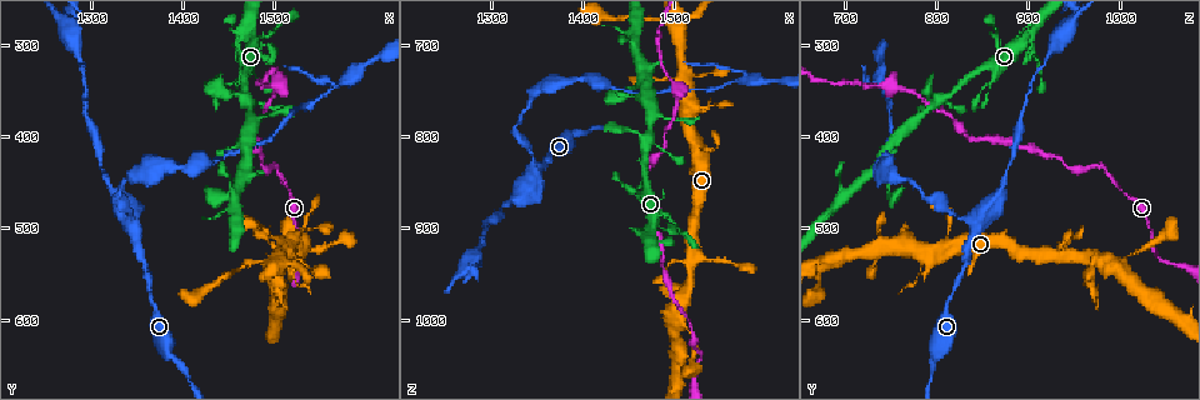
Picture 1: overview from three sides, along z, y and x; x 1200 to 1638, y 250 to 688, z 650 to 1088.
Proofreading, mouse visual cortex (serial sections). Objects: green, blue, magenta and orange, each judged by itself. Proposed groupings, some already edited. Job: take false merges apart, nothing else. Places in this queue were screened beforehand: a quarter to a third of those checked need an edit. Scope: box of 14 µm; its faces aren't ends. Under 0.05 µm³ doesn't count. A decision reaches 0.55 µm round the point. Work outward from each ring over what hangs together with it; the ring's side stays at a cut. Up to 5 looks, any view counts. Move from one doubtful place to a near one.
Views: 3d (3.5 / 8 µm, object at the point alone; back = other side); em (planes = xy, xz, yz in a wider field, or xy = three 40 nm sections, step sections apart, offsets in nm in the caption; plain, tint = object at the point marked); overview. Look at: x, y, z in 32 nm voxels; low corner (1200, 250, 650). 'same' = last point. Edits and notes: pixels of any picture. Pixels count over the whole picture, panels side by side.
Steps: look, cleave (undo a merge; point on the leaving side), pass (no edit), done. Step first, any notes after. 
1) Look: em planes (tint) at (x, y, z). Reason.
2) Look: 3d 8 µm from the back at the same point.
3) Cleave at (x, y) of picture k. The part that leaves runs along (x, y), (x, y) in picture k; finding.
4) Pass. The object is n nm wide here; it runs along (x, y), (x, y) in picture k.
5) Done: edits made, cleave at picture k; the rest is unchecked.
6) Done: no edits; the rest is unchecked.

Look: 3d 3.5 µm at (1465, 290, 905). Three arms meet.

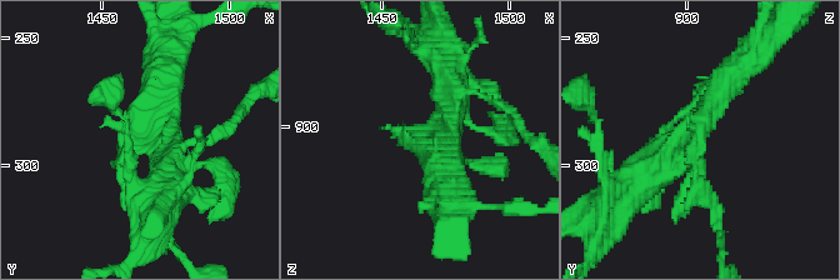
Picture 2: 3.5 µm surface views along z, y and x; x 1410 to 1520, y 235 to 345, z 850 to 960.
Look: em planes (plain) at (1465, 292, 904). Now the EM.

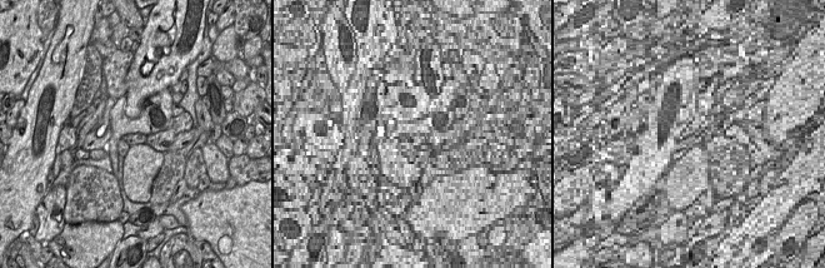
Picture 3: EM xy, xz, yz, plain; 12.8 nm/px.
Look: em planes (tint) at the same point.

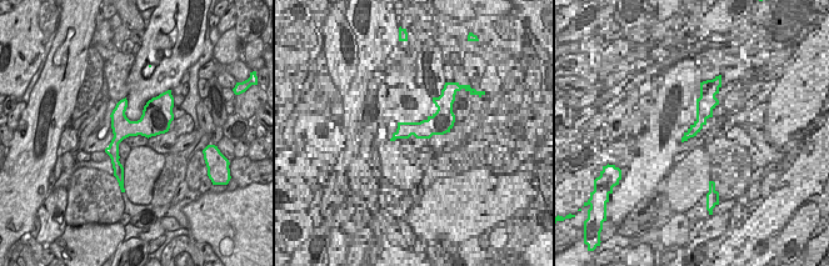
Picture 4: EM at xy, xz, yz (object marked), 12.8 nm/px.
Pass. It runs along (450, 84), (419, 154) in picture 2; one cell here.

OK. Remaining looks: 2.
Look: 3d 3.5 µm at (1345, 500, 840). Abrupt turn.

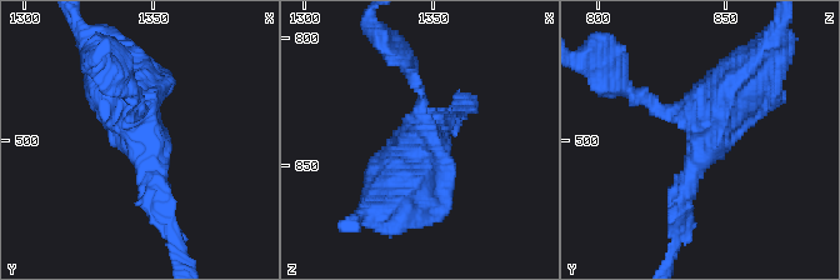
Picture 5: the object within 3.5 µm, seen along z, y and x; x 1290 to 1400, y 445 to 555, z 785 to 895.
Look: em planes (tint) at (1347, 501, 843). Shape alone is not enough.

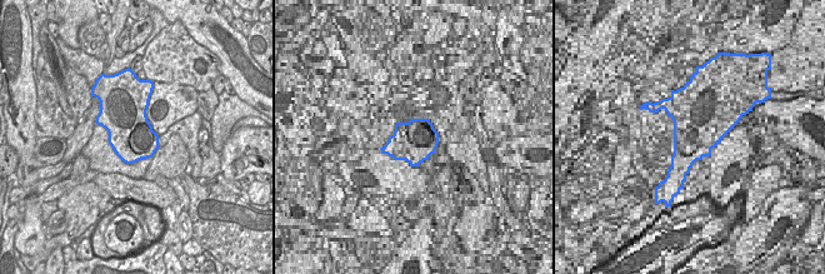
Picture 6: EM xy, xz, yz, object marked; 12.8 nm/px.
Pass. It runs along (681, 196), (708, 120), (634, 96) in picture 5; all the same cell.

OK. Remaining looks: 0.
Done: no edits; the rest is unchecked.

